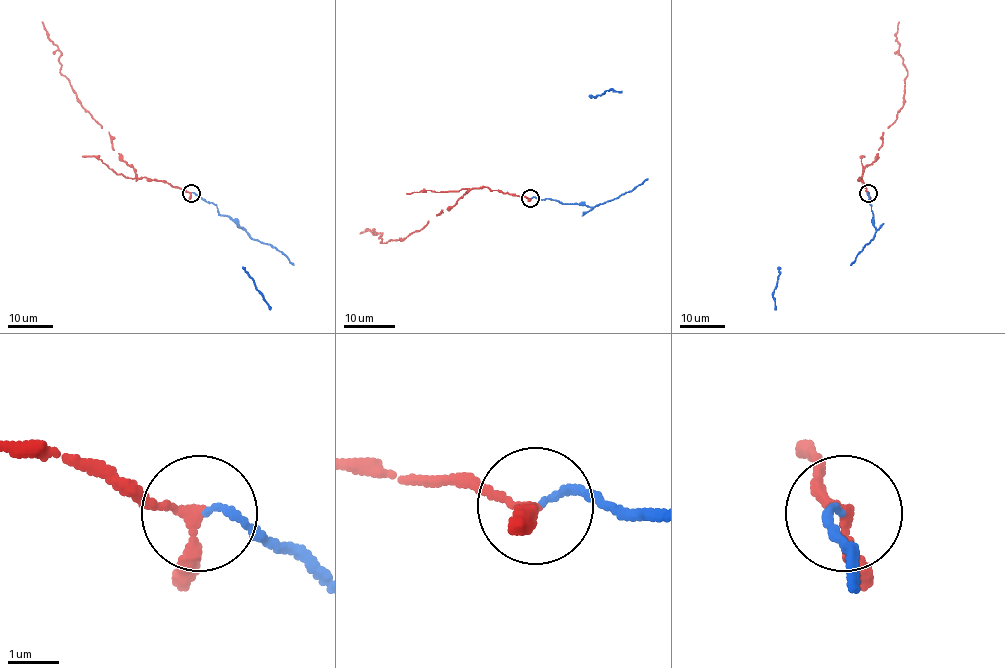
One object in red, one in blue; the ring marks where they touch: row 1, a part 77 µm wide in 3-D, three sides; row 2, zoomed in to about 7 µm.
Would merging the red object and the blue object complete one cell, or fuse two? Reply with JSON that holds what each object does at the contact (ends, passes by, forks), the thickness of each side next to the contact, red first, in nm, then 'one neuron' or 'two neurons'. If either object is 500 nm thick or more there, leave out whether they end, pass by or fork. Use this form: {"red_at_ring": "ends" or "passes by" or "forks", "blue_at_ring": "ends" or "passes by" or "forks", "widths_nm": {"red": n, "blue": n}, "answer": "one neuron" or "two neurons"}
{"red_at_ring": "passes by", "blue_at_ring": "ends", "widths_nm": {"red": 190, "blue": 120}, "answer": "one neuron"}

